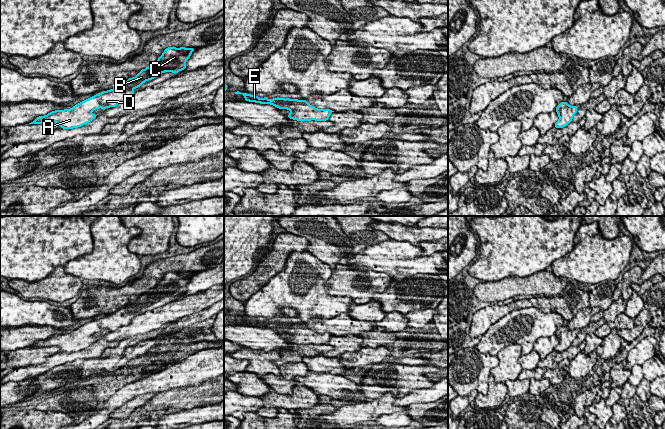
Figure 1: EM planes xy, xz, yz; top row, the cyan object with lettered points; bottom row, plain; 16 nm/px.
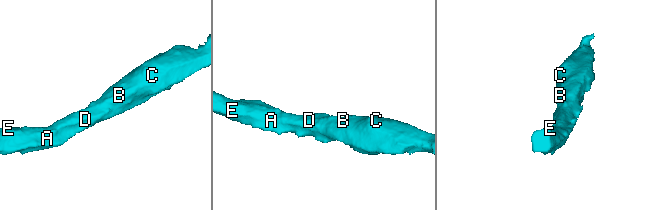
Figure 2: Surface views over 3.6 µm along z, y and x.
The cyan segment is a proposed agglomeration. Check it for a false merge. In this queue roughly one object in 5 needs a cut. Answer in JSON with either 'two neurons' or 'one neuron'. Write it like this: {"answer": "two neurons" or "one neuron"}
{"answer": "one neuron"}

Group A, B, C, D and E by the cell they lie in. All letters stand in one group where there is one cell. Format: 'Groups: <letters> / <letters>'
Groups: A B C D E

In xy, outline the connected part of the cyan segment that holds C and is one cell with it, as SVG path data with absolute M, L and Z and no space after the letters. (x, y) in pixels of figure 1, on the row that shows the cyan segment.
M168 47L156 63L140 70L136 77L129 78L126 82L111 90L94 95L71 109L55 110L45 116L39 116L29 124L56 122L60 125L60 128L64 129L81 127L97 117L97 115L91 113L93 110L115 107L121 102L130 100L135 93L133 91L135 88L140 87L144 82L154 79L164 72L170 71L176 74L184 70L186 61L194 50L194 48Z

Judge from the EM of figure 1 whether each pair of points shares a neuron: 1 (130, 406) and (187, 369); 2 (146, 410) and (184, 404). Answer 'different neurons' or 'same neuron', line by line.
1: different neurons
2: same neuron

